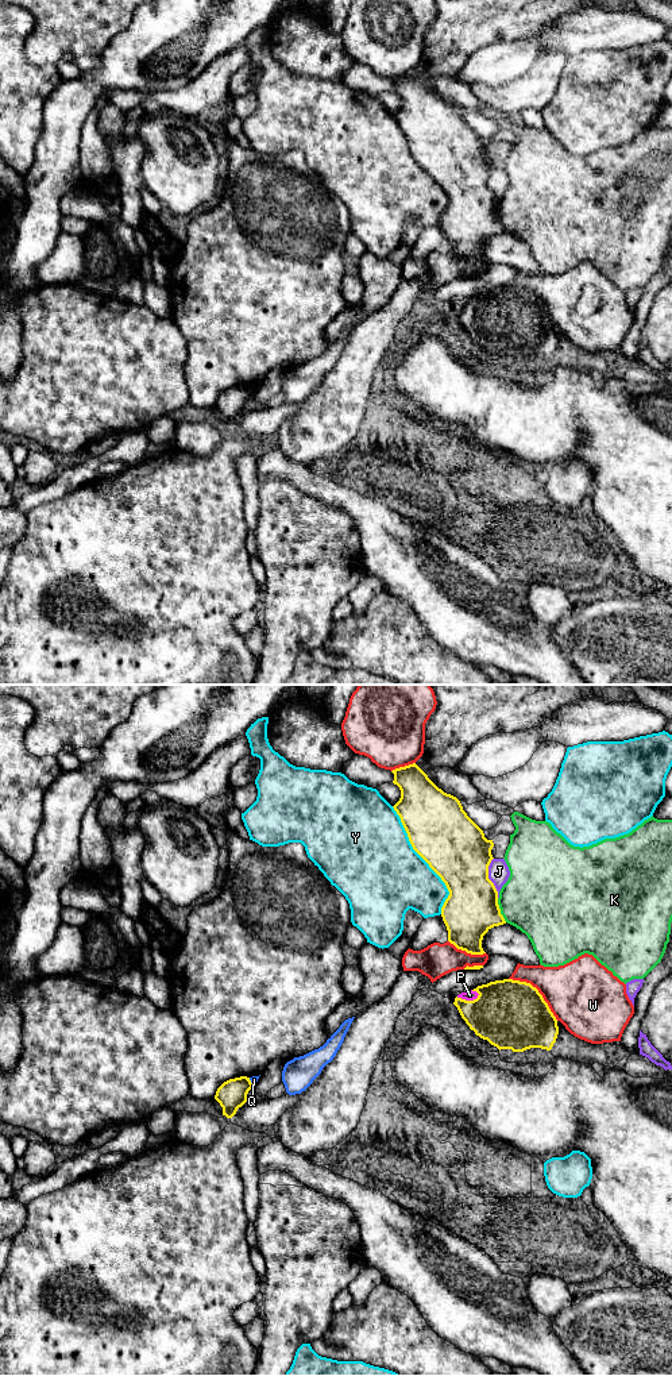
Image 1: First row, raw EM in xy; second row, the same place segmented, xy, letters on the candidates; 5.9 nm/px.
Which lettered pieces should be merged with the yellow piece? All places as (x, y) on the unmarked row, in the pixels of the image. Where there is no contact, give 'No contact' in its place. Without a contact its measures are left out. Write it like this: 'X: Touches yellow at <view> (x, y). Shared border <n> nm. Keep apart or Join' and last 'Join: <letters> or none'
J: Touches yellow at xy (487, 187). Shared border 240 nm. Keep apart
K: Touches yellow at xy (499, 219). Shared border 160 nm. Keep apart
P: Touches yellow at xy (467, 309). Shared border 140 nm. Join
Q: Touches yellow at xy (250, 390). Shared border 60 nm. Keep apart
W: Touches yellow at xy (537, 300). Shared border 380 nm. Keep apart
Y: Touches yellow at xy (424, 168). Shared border 700 nm. Keep apart
Join: P

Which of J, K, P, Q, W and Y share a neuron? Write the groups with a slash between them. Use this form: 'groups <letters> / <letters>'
groups J / K / P / Q / W / Y

